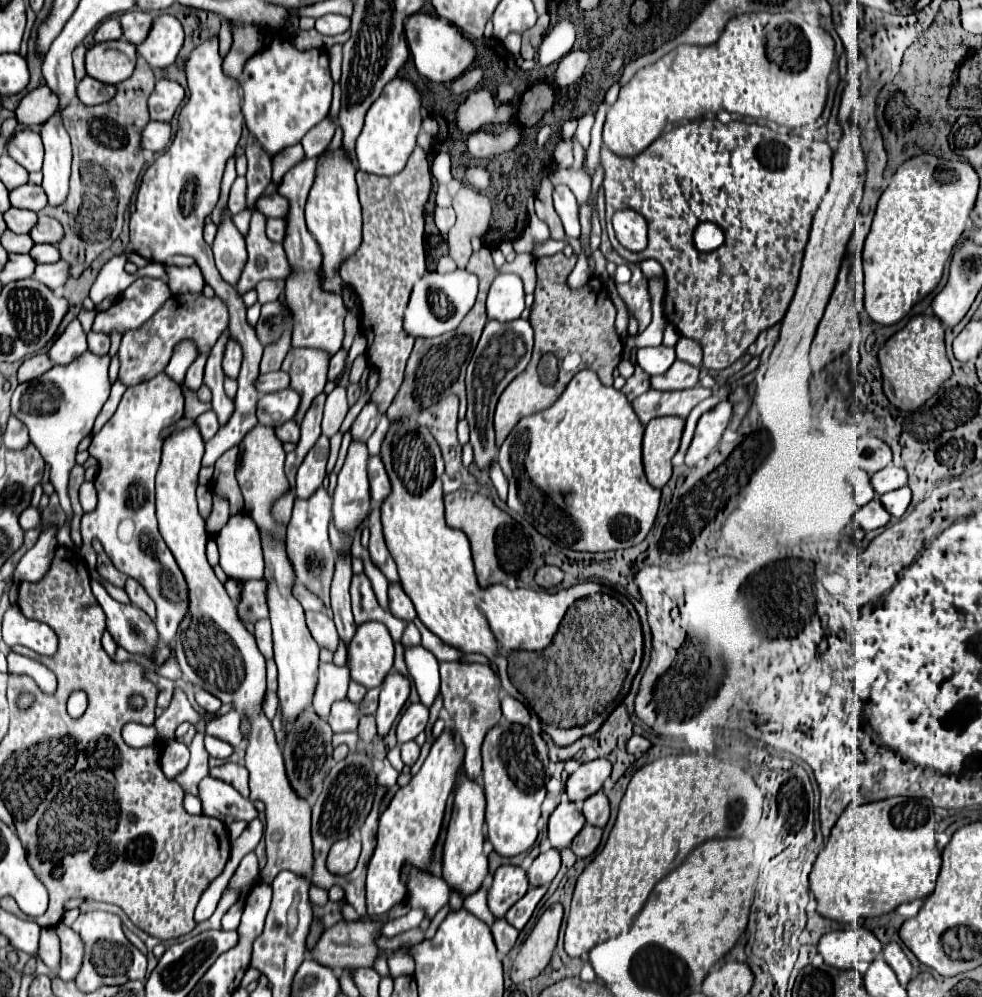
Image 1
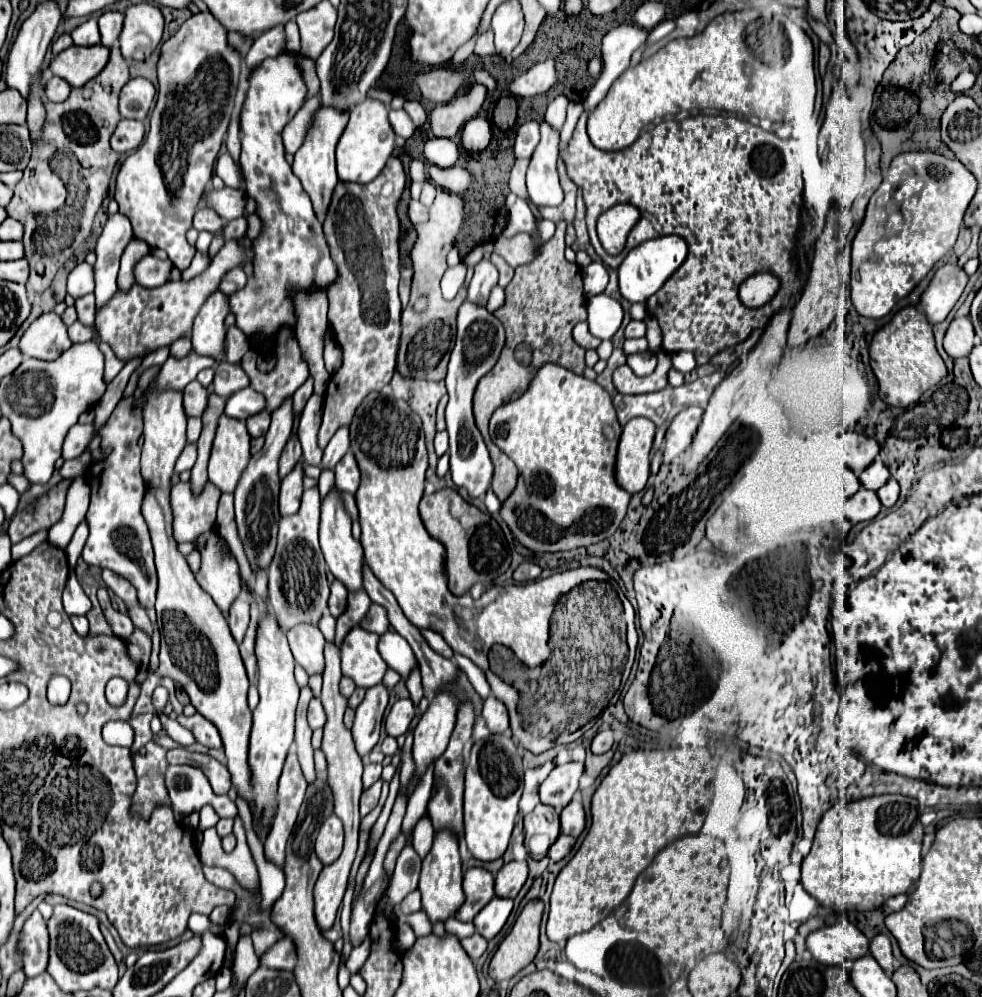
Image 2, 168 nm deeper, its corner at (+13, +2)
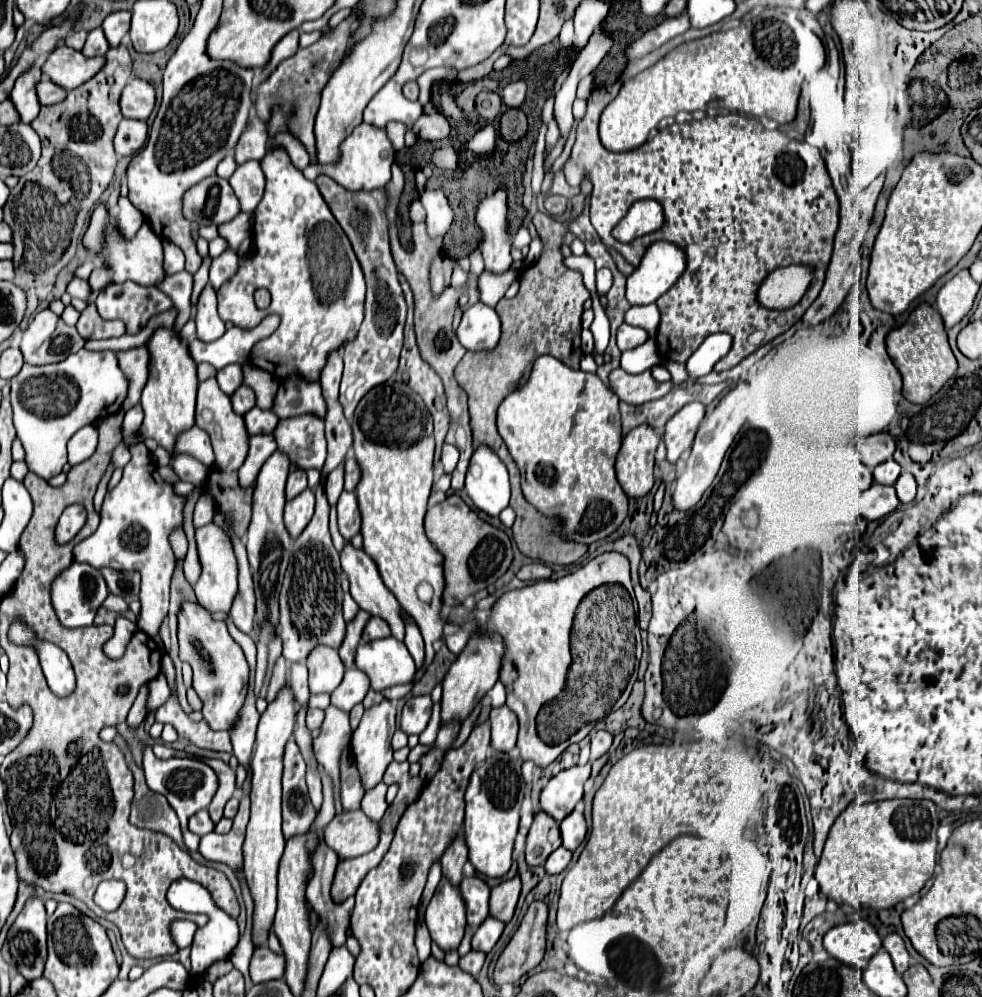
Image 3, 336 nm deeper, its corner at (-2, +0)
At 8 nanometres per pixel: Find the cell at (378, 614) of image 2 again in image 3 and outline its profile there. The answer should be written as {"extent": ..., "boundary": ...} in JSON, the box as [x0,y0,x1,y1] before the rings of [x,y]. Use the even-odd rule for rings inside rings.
{"extent":[363,617,391,641],"boundary":[[[371,617],[363,629],[363,641],[375,641],[383,637],[391,637],[391,629],[387,621],[383,621],[381,617]]]}

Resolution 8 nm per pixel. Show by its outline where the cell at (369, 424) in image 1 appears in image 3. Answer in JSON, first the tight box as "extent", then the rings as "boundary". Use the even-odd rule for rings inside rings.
{"extent":[325,463,343,505],"boundary":[[[341,463],[339,467],[335,467],[329,475],[327,475],[327,481],[325,481],[325,493],[327,493],[327,499],[331,505],[337,503],[341,491],[343,491],[343,465]]]}

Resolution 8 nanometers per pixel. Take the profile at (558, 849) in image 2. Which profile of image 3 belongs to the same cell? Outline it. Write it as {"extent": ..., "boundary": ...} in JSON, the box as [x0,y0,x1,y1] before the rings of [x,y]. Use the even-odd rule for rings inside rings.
{"extent":[545,847,573,875],"boundary":[[[559,847],[559,849],[555,849],[555,851],[549,855],[547,863],[545,863],[545,869],[547,869],[547,873],[549,873],[549,875],[561,873],[561,871],[563,871],[563,869],[569,865],[571,857],[573,857],[573,851],[569,851],[569,849],[565,849],[565,847]]]}

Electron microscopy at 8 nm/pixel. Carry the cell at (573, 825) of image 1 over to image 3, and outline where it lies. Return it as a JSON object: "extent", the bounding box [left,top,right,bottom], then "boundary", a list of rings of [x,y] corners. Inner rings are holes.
{"extent":[525,811,561,865],"boundary":[[[539,811],[527,835],[525,857],[529,865],[543,865],[547,857],[561,847],[561,831],[559,821],[555,821],[549,813]]]}

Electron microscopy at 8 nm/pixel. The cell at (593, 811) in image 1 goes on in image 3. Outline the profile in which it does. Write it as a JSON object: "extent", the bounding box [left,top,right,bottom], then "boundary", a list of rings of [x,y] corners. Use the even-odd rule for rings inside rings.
{"extent":[561,801,587,851],"boundary":[[[583,801],[575,807],[575,811],[571,815],[567,815],[563,821],[561,821],[561,837],[563,837],[563,847],[575,851],[587,837],[587,821],[585,821],[585,815],[583,815]]]}

